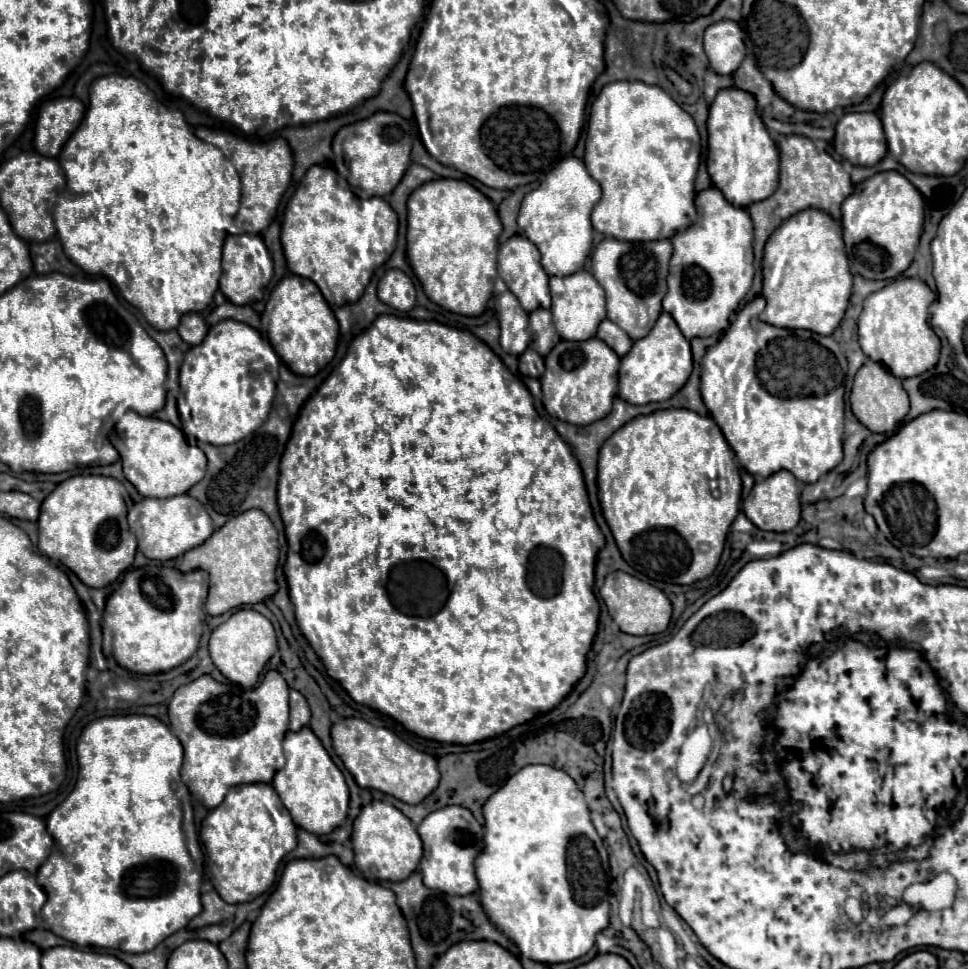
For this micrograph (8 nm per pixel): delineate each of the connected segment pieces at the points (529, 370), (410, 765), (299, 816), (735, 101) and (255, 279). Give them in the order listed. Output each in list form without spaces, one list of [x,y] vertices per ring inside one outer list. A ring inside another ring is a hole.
[[[527,348],[519,356],[519,374],[524,377],[540,378],[545,371],[544,358],[535,350]]]
[[[345,718],[333,724],[331,738],[333,738],[335,754],[341,758],[341,762],[353,774],[353,778],[361,788],[381,790],[389,796],[395,796],[401,802],[419,804],[439,784],[441,774],[437,768],[437,760],[409,746],[387,728],[373,726],[359,718]]]
[[[309,726],[301,728],[299,732],[289,730],[283,740],[283,752],[285,752],[287,764],[275,774],[273,788],[279,792],[295,824],[317,836],[329,834],[335,828],[341,828],[347,818],[349,790],[341,770],[329,758],[321,740],[313,734]]]
[[[741,88],[719,90],[707,118],[707,172],[723,196],[739,208],[769,198],[779,184],[779,152],[757,114],[755,96]]]
[[[239,234],[227,236],[222,249],[222,274],[219,279],[219,290],[233,304],[251,304],[263,298],[263,288],[269,284],[273,276],[273,262],[269,250],[261,236]]]

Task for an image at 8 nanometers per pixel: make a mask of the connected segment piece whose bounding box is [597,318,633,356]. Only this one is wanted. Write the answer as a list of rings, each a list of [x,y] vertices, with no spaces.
[[[603,320],[599,324],[599,330],[597,330],[597,336],[609,346],[609,348],[615,348],[615,352],[619,356],[625,356],[633,344],[633,340],[627,336],[627,332],[623,332],[615,322],[611,320]]]

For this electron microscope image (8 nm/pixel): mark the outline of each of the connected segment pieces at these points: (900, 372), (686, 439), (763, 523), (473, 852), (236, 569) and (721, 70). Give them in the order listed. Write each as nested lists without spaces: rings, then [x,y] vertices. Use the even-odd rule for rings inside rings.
[[[901,274],[901,276],[898,276],[894,280],[892,280],[889,284],[887,284],[887,286],[885,286],[885,288],[881,288],[881,290],[877,290],[877,292],[873,292],[873,294],[871,294],[871,296],[867,296],[867,300],[865,300],[865,302],[863,302],[863,312],[861,312],[861,316],[859,316],[859,322],[857,322],[857,326],[859,326],[859,330],[857,330],[857,334],[859,334],[859,346],[861,346],[861,348],[863,348],[863,352],[865,352],[865,354],[867,354],[867,356],[869,356],[869,358],[871,358],[871,360],[875,360],[875,362],[881,362],[881,364],[885,364],[885,366],[887,366],[887,368],[889,368],[889,370],[891,370],[891,372],[893,372],[893,374],[895,374],[895,376],[897,376],[897,378],[913,378],[913,376],[919,376],[919,374],[923,374],[923,372],[927,372],[927,368],[933,368],[933,366],[935,366],[935,364],[937,364],[937,360],[939,360],[940,349],[941,349],[940,338],[939,338],[939,336],[937,336],[936,331],[943,331],[943,330],[939,330],[939,328],[935,328],[935,326],[933,326],[933,324],[931,324],[931,306],[933,306],[933,304],[935,304],[935,302],[937,302],[937,298],[939,298],[939,294],[937,294],[937,284],[936,284],[936,291],[933,291],[921,279],[916,278],[916,277],[904,277],[903,274]]]
[[[669,408],[669,410],[657,410],[657,412],[647,414],[647,416],[637,416],[635,420],[627,422],[601,446],[601,450],[599,450],[599,476],[597,476],[599,502],[603,508],[603,516],[611,528],[611,534],[615,538],[615,544],[617,544],[623,560],[633,570],[637,570],[641,576],[645,576],[649,580],[659,580],[659,582],[669,582],[669,584],[693,584],[697,580],[709,578],[721,560],[731,522],[739,514],[739,500],[741,500],[741,478],[739,476],[733,460],[733,450],[727,446],[719,426],[709,416],[701,416],[701,414],[697,414],[693,410],[685,410],[685,408]]]
[[[775,472],[775,476],[769,476],[765,480],[759,480],[751,494],[743,500],[743,512],[745,516],[761,530],[769,532],[787,532],[797,526],[801,504],[799,504],[799,484],[791,472]]]
[[[445,806],[431,812],[417,826],[417,832],[423,840],[423,858],[419,864],[423,884],[445,894],[473,894],[477,890],[473,860],[483,846],[483,826],[475,820],[475,816],[463,806]]]
[[[247,510],[217,528],[207,542],[185,552],[177,560],[177,570],[203,570],[209,574],[209,598],[205,608],[207,614],[219,616],[231,608],[239,608],[243,604],[257,604],[265,598],[271,598],[277,592],[277,562],[279,542],[273,522],[261,510]]]
[[[733,20],[711,24],[704,32],[703,47],[717,74],[733,74],[745,58],[743,32]]]

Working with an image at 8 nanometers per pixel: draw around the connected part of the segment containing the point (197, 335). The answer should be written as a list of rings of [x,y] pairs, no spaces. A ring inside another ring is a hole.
[[[183,314],[181,316],[181,324],[179,324],[179,334],[181,334],[181,338],[187,342],[187,344],[191,344],[191,346],[195,346],[195,344],[199,344],[201,340],[203,340],[203,336],[207,334],[207,330],[209,330],[209,326],[205,324],[205,320],[201,318],[201,314]]]

